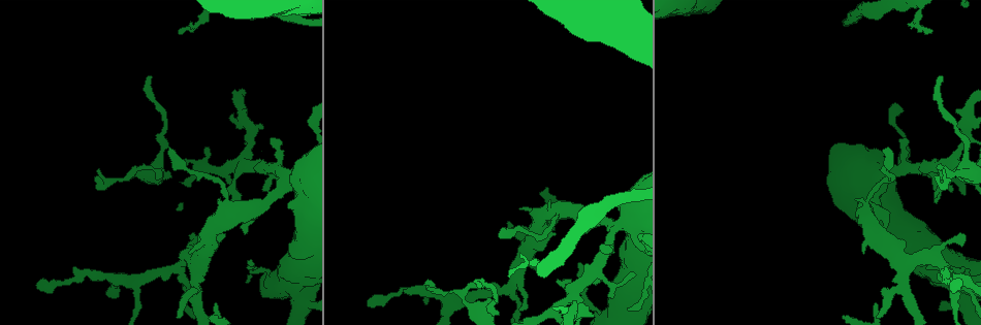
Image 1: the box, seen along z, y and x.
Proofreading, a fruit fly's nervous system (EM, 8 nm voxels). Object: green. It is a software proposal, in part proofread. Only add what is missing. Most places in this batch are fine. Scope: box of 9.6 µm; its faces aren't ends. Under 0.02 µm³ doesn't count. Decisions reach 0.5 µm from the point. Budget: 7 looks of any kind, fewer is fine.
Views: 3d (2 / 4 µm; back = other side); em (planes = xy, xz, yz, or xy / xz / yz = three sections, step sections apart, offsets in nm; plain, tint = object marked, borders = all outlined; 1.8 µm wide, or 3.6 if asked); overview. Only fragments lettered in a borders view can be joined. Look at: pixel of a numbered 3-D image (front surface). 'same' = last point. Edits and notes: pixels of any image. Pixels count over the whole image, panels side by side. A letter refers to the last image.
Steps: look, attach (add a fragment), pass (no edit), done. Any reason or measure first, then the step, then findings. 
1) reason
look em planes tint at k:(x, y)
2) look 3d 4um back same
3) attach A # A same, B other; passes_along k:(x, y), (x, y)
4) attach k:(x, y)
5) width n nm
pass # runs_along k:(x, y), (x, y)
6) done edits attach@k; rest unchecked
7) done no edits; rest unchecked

tapers out
look em planes borders at 1:(99, 176)

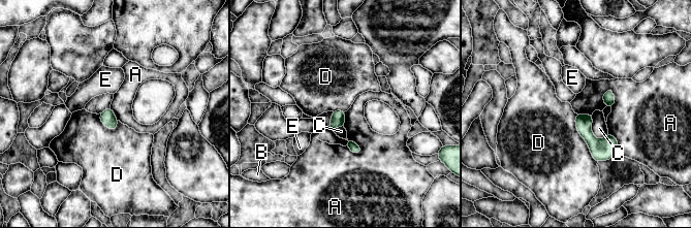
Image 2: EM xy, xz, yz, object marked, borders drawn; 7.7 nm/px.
longest_contact D 420 nm
pass # A other, B other, C other, D other, E other; border 2:(609, 88), (603, 94), (604, 106); no lettered fragment goes on from it

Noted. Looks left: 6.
an open end
look 3d 2um back at 1:(479, 285)

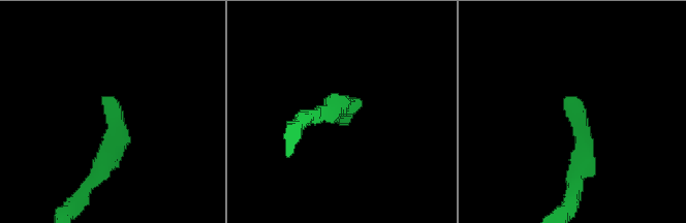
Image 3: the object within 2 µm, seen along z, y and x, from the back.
shape alone is not enough
look em planes borders at 3:(105, 96)

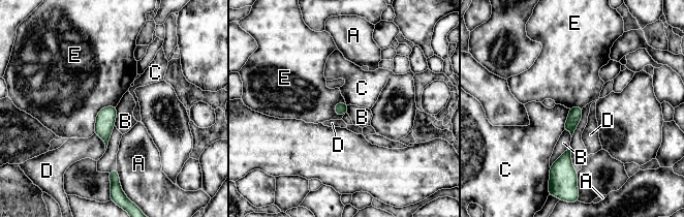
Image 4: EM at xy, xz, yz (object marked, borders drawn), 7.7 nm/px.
longest_contact E 280 nm
pass # A other, B other, C other, D other, E other; border 4:(115, 105), (97, 114), (94, 132); none of them fits

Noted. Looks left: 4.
an open end
look em yz step 16 borders at 1:(899, 139)

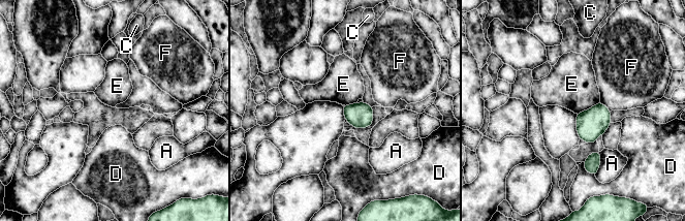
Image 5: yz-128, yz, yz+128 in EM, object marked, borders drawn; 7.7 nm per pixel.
another direction
look em planes borders same

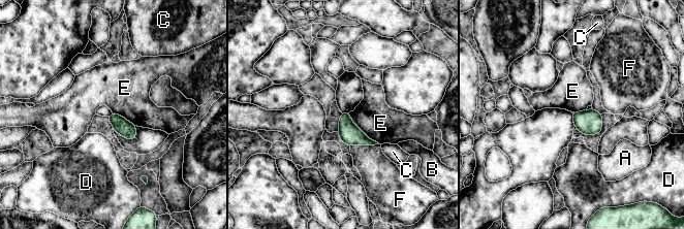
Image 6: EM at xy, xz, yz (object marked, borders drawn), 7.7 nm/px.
width 130 nm
pass # A other, B other, C other, D other, E other, F other; no lettered fragment goes on from it

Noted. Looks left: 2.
done no edits; rest unchecked

